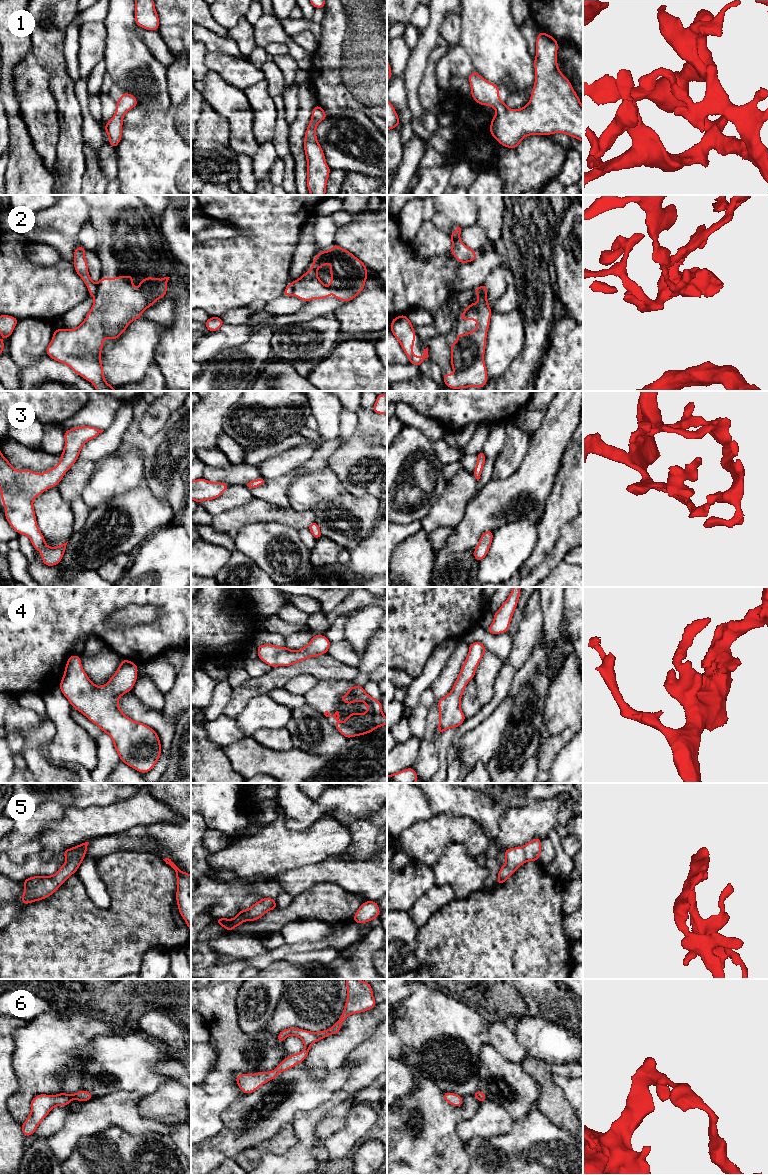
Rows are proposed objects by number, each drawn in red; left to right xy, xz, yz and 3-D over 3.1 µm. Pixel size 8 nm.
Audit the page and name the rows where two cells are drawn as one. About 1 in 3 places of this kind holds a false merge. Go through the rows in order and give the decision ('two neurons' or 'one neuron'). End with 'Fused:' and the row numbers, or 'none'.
1: one neuron
2: two neurons
3: one neuron
4: one neuron
5: one neuron
6: one neuron
Fused: 2

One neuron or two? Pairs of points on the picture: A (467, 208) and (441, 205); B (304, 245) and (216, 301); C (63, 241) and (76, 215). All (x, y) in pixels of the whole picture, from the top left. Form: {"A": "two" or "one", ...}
{"A": "one", "B": "two", "C": "two"}

